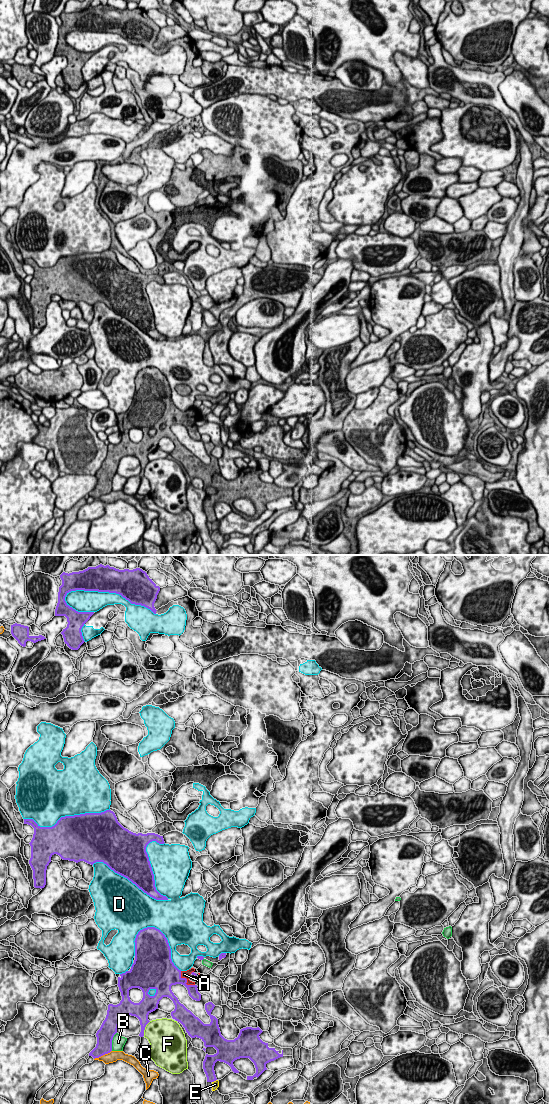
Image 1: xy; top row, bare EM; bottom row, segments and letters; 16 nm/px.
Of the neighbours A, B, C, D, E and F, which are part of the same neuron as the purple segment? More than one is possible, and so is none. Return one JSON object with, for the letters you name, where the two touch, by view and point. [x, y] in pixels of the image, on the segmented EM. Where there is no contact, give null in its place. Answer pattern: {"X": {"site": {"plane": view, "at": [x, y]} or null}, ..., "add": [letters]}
{"A": {"site": {"plane": "xy", "at": [186, 980]}}, "add": ["A"]}

